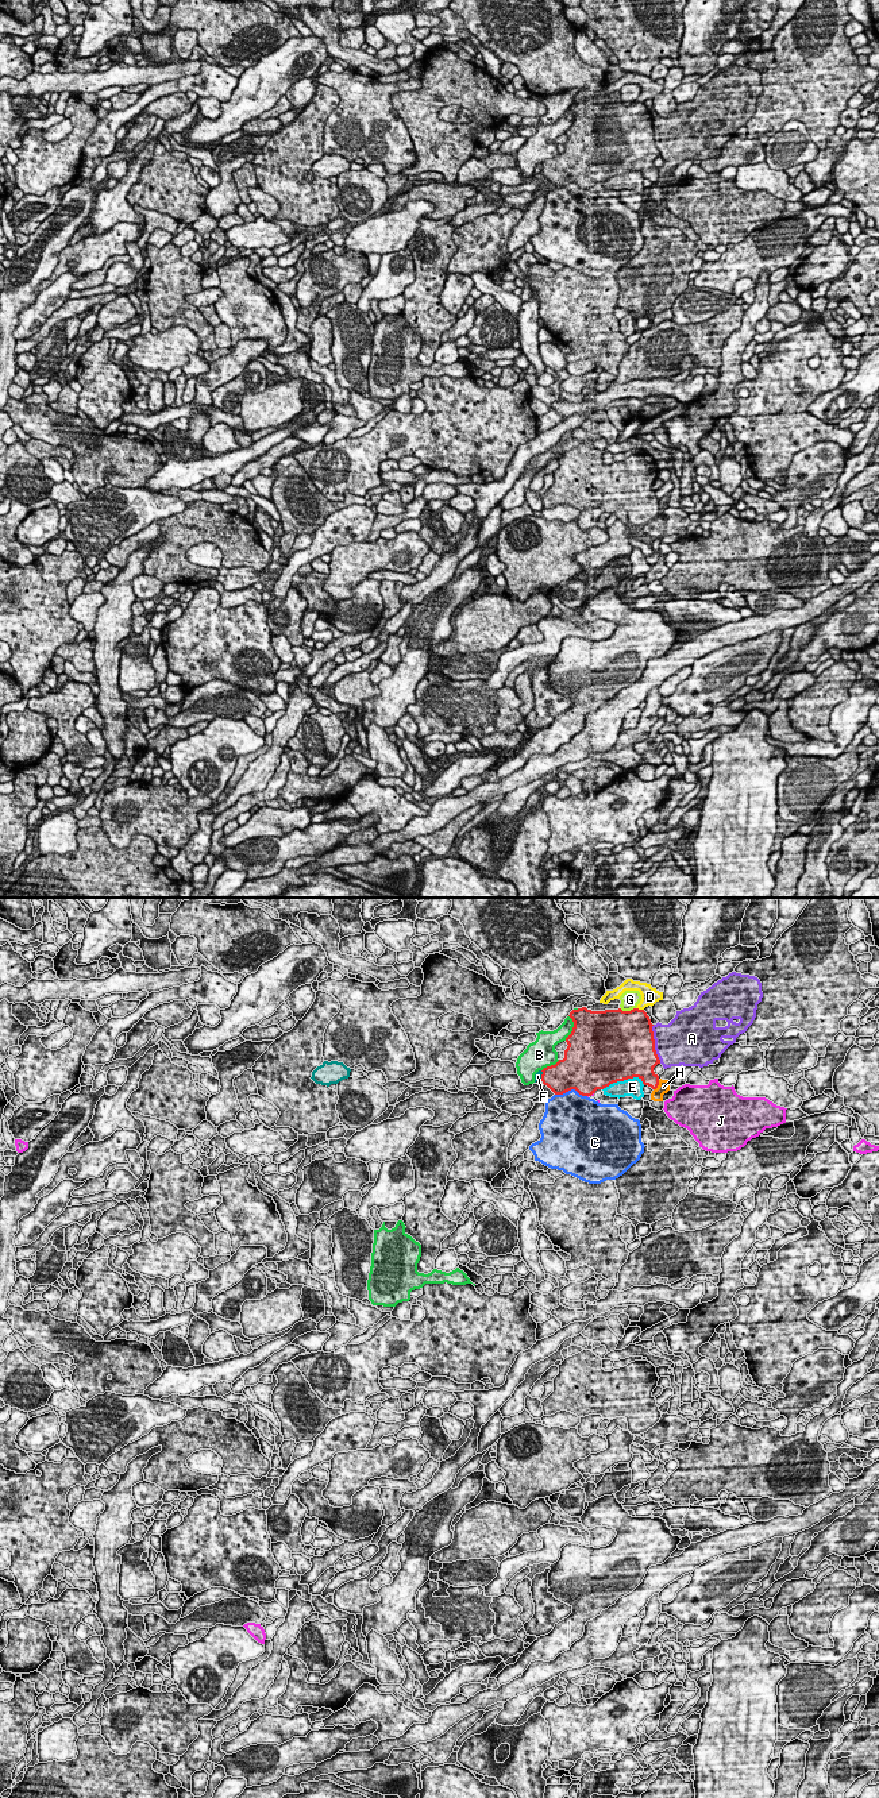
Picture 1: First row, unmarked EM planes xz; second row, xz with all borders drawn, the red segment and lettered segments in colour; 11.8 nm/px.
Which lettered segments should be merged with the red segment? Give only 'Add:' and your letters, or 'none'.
Add: none

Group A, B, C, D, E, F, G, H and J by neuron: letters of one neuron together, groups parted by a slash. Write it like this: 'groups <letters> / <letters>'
groups A H / B / C / D / E / F / G / J

